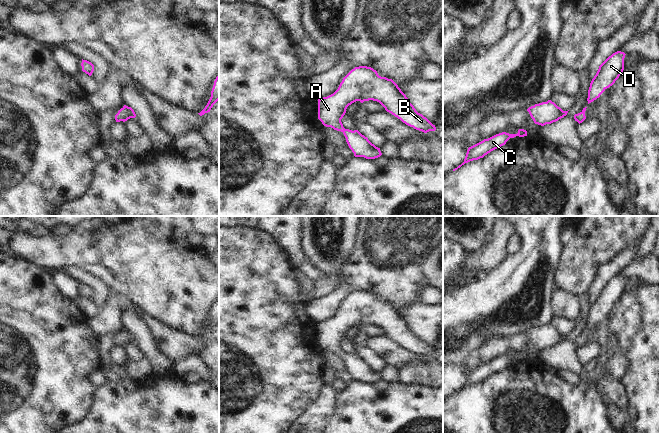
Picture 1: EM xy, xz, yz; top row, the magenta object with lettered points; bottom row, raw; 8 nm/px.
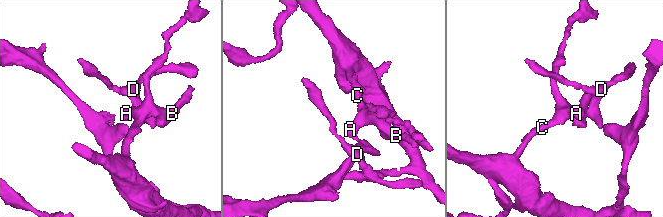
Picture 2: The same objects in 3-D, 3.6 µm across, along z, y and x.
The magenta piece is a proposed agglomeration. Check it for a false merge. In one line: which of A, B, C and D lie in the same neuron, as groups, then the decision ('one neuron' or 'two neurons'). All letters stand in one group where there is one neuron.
A B C D; one neuron

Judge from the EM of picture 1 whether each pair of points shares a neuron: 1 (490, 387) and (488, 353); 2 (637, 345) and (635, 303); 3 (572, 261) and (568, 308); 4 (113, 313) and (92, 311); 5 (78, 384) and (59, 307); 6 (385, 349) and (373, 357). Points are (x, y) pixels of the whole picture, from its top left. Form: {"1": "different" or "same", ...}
{"1": "different", "2": "same", "3": "different", "4": "different", "5": "same", "6": "different"}

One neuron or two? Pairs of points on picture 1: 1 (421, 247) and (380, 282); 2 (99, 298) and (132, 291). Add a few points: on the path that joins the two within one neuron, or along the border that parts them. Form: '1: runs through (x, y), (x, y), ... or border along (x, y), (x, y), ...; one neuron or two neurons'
1: runs through (411, 251), (390, 272); one neuron
2: border along (91, 273), (97, 276), (109, 288); two neurons

